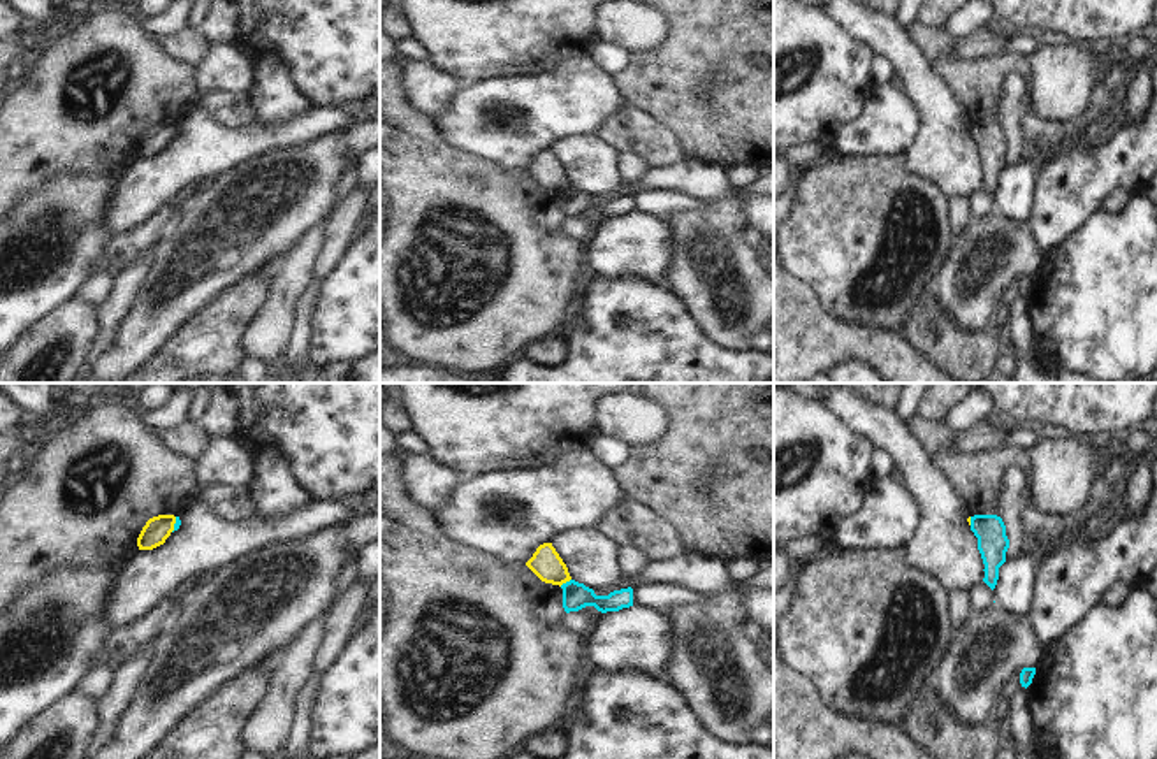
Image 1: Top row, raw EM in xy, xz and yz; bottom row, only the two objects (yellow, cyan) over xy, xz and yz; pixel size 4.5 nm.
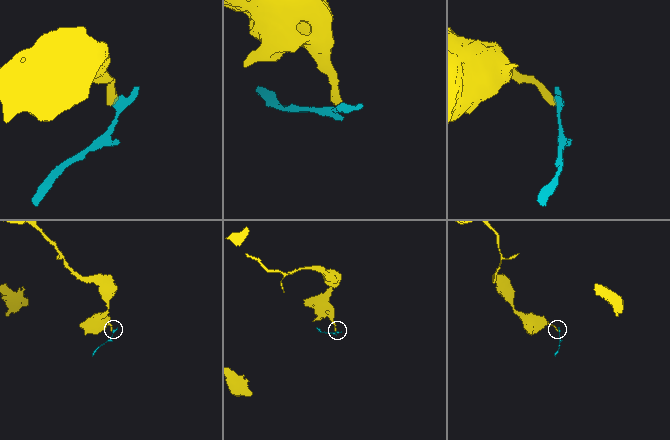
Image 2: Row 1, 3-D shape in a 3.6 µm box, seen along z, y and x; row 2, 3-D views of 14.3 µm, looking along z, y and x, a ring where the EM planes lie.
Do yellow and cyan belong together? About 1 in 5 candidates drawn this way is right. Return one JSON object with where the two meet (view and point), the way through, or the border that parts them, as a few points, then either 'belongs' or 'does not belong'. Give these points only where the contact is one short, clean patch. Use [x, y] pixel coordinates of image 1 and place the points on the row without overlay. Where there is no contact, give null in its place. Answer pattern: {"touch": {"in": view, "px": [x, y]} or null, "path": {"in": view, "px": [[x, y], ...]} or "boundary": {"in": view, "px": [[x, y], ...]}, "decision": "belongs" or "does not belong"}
{"touch": {"in": "xz", "px": [565, 188]}, "boundary": {"in": "xz", "px": [[570, 185], [560, 192]]}, "decision": "does not belong"}

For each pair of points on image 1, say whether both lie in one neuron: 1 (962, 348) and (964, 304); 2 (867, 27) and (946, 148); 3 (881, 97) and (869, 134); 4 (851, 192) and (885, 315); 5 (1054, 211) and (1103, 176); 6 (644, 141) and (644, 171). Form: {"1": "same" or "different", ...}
{"1": "different", "2": "same", "3": "same", "4": "same", "5": "same", "6": "different"}

